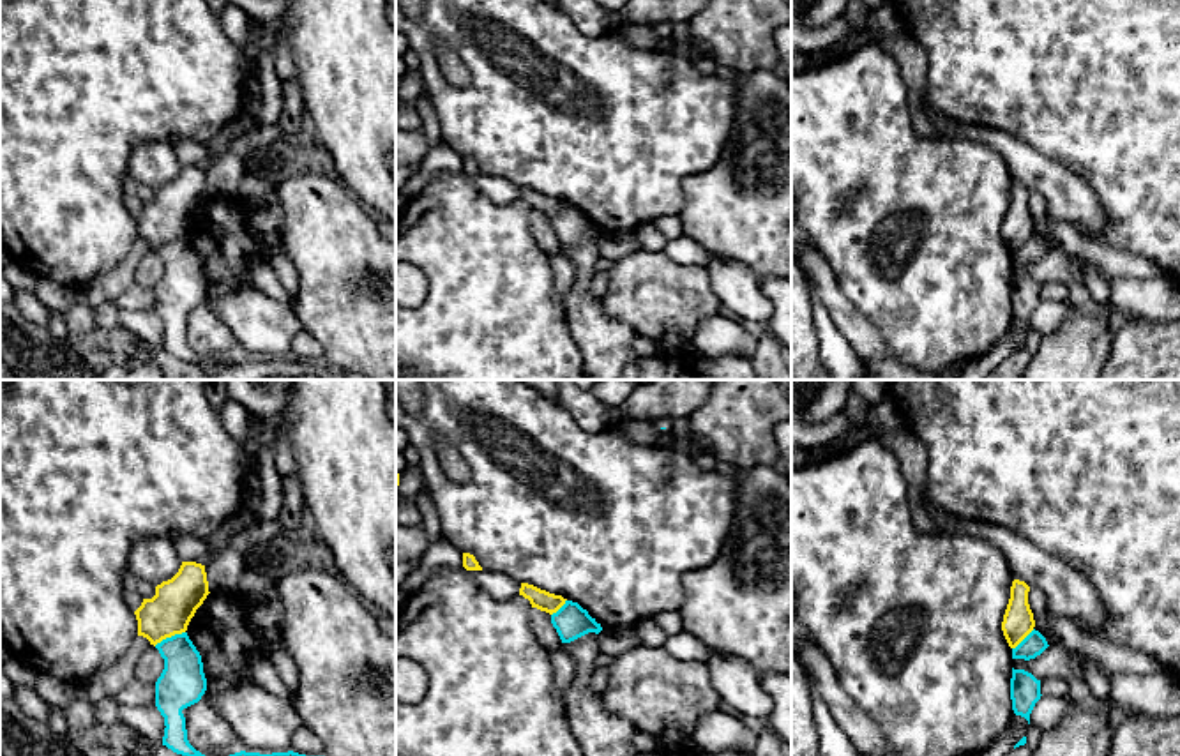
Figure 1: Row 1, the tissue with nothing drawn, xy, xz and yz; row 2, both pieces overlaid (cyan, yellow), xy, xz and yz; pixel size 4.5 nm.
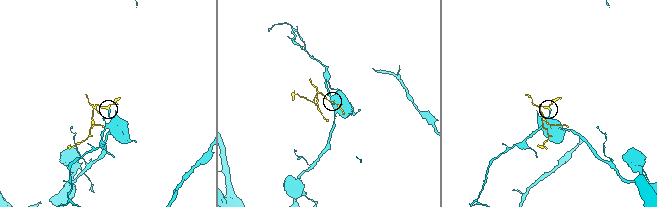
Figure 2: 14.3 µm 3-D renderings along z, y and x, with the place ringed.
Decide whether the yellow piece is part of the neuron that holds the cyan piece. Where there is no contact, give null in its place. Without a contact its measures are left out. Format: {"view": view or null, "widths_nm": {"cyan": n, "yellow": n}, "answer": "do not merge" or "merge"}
{"view": "xy", "widths_nm": {"cyan": 220, "yellow": 200}, "answer": "do not merge"}

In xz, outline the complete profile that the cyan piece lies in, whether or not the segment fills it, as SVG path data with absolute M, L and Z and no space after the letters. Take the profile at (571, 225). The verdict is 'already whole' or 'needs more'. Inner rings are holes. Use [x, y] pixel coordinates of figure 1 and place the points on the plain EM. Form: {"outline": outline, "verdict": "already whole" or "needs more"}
{"outline": "M565 205L565 208L551 219L551 228L562 247L571 247L588 237L599 238L602 235L601 228L597 228L586 214L572 205Z", "verdict": "already whole"}

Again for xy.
{"outline": "M187 237L155 249L164 274L155 286L155 311L164 321L163 350L177 359L196 362L210 371L208 380L366 380L348 374L325 360L288 357L235 357L224 366L212 366L187 344L184 313L198 307L207 295L201 260Z", "verdict": "already whole"}

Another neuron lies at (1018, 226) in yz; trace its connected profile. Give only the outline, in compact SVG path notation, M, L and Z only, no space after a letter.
M1012 185L1010 203L1002 226L1002 235L1010 253L1016 253L1035 231L1028 196L1030 191L1025 185Z

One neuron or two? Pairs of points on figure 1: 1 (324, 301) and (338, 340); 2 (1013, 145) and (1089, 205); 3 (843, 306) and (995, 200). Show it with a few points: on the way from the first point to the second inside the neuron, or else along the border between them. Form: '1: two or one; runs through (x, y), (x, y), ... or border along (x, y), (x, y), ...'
1: one; runs through (332, 309), (338, 315), (338, 331)
2: one; runs through (1032, 165), (1069, 196)
3: two; border along (829, 264), (838, 288), (877, 331)

